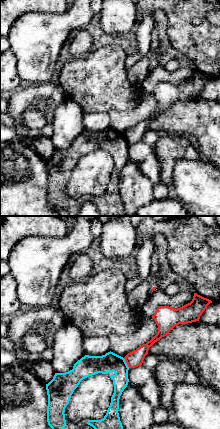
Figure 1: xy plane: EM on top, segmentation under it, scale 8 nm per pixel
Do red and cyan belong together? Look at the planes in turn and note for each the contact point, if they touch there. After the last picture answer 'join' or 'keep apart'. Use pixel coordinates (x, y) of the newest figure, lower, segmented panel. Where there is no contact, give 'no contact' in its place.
contact (126, 362)

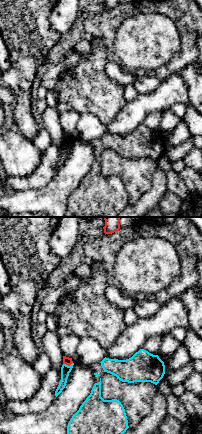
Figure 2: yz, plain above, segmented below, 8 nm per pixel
contact (67, 364)

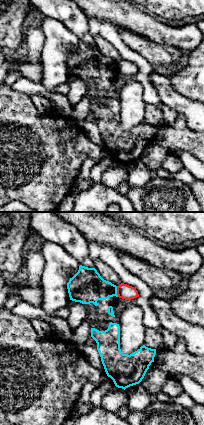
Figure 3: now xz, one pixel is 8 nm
contact (117, 291)

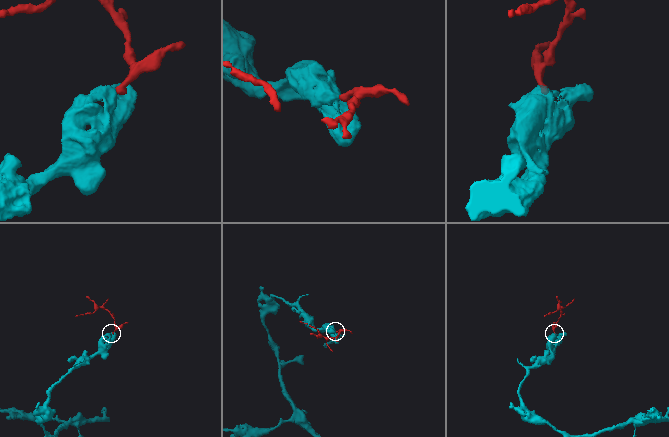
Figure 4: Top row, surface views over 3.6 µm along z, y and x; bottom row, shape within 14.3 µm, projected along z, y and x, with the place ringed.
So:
keep apart

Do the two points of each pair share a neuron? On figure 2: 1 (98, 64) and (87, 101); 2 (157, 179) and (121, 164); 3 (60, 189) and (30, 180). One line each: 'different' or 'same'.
1: same
2: different
3: different

